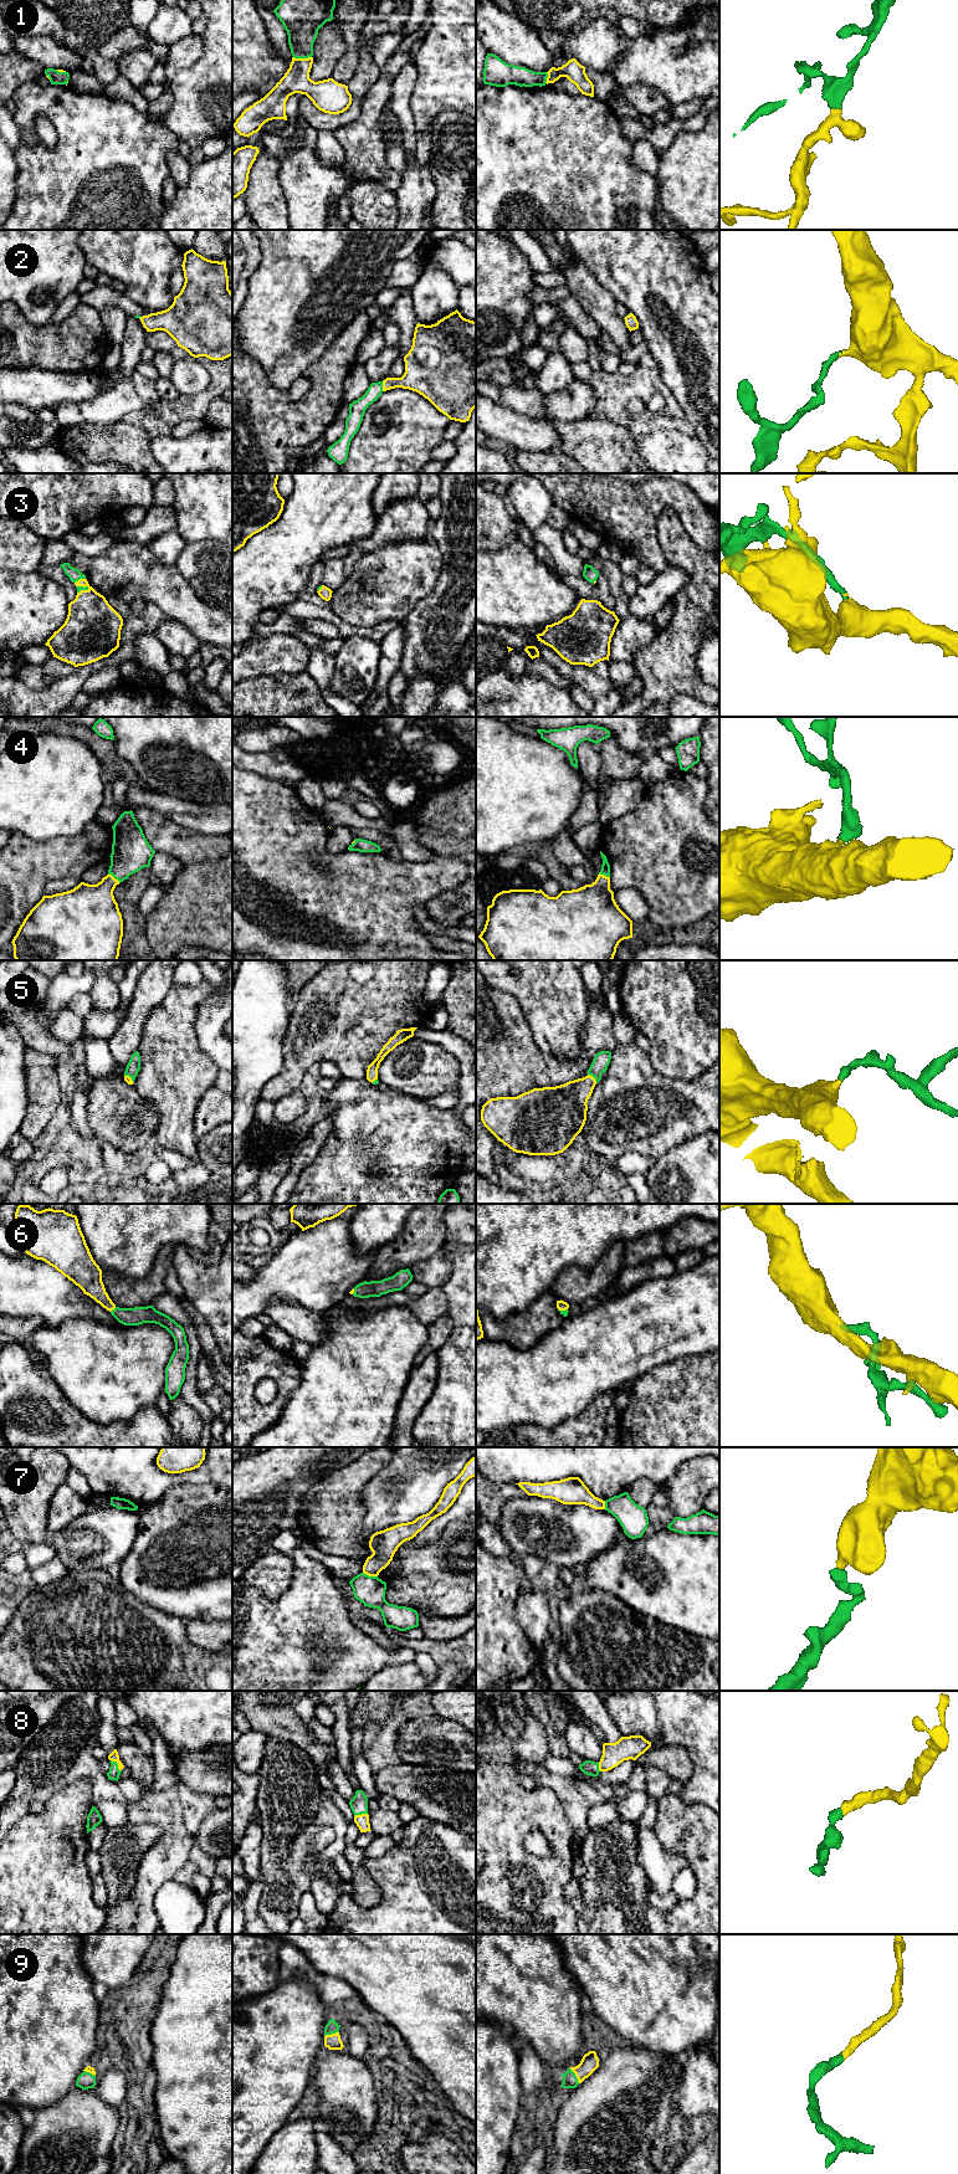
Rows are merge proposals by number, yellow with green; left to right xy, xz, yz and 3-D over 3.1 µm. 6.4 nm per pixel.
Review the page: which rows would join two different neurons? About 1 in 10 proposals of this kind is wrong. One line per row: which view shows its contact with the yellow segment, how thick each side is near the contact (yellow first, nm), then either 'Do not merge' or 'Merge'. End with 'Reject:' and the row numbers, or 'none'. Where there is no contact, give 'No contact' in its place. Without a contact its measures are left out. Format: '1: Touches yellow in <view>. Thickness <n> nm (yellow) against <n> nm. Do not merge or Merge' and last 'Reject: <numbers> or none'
1: Touches yellow in xz. Thickness 170 nm (yellow) against 240 nm. Merge
2: Touches yellow in xz. Thickness 200 nm (yellow) against 110 nm. Merge
3: Touches yellow in xy. Thickness 280 nm (yellow) against 80 nm. Merge
4: Touches yellow in xy. Thickness 320 nm (yellow) against 260 nm. Merge
5: Touches yellow in yz. Thickness 260 nm (yellow) against 110 nm. Merge
6: Touches yellow in xy. Thickness 160 nm (yellow) against 120 nm. Merge
7: Touches yellow in xz. Thickness 170 nm (yellow) against 190 nm. Do not merge
8: Touches yellow in xy. Thickness 60 nm (yellow) against 80 nm. Merge
9: Touches yellow in xz. Thickness 100 nm (yellow) against 80 nm. Merge
Reject: 7

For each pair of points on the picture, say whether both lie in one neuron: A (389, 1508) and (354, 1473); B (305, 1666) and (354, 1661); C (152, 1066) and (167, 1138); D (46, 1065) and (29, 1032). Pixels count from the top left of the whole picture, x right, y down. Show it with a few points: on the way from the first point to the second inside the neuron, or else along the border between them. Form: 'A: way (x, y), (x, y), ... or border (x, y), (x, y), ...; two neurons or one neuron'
A: border (387, 1465), (372, 1477), (363, 1491), (363, 1514); two neurons
B: way (314, 1677), (338, 1677), (342, 1673); one neuron
C: way (167, 1083), (167, 1121); one neuron
D: border (26, 1046), (51, 1054), (59, 1062); two neurons

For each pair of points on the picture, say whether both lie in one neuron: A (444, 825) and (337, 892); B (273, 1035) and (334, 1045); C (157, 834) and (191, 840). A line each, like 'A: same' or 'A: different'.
A: different
B: different
C: same

